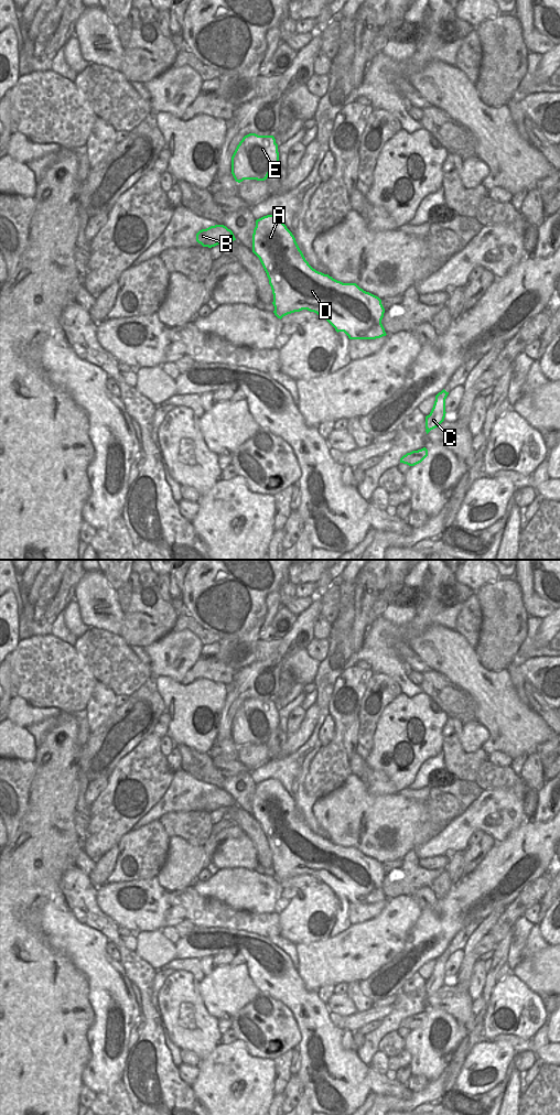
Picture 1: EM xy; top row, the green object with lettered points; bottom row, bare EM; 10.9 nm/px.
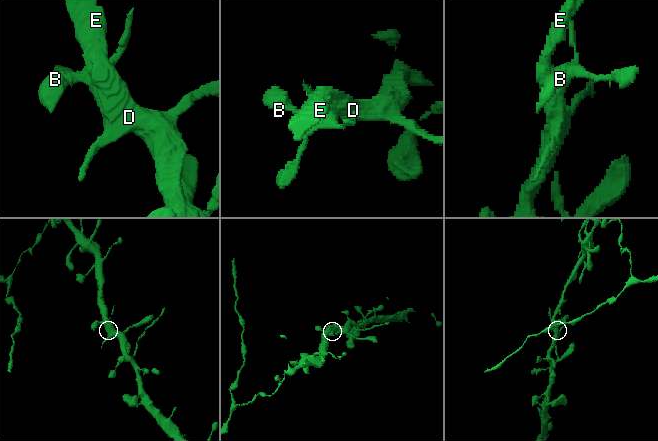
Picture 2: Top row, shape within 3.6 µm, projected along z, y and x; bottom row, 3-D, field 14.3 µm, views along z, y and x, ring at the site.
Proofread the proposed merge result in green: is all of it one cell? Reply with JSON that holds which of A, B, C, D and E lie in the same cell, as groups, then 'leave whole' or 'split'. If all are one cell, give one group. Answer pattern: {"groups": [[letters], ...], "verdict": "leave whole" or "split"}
{"groups": [["A", "B", "D", "E"], ["C"]], "verdict": "split"}

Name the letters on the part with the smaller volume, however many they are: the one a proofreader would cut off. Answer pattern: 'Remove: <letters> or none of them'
Remove: C

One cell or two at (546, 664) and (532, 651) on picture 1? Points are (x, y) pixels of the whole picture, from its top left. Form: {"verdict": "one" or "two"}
{"verdict": "two"}

